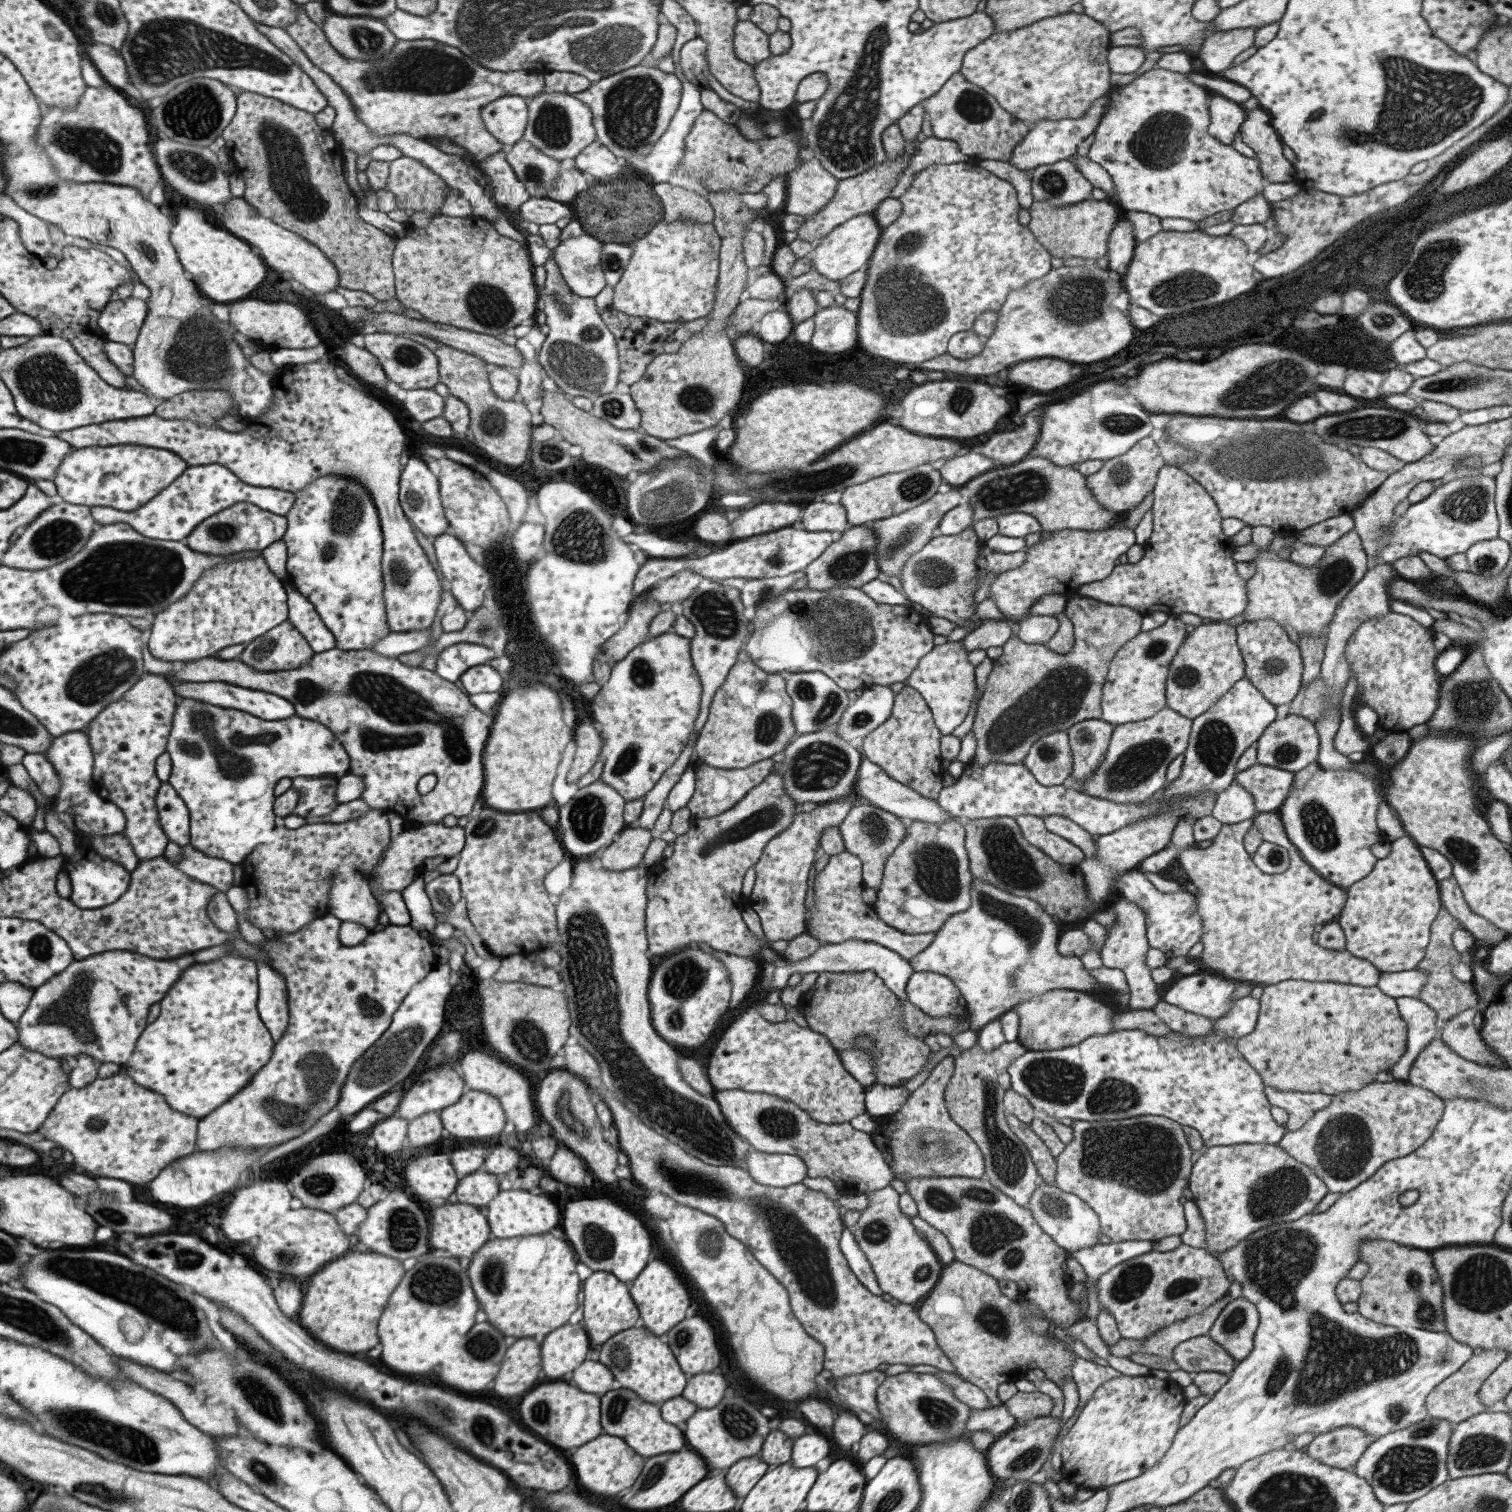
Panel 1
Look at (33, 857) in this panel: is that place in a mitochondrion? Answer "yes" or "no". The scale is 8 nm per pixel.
no

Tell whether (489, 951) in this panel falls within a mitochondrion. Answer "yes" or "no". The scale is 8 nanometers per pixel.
no

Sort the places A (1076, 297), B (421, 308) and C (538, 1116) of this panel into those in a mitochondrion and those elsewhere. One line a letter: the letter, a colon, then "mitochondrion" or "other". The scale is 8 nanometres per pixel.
A: mitochondrion
B: other
C: other

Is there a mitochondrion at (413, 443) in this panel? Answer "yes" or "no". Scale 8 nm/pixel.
no

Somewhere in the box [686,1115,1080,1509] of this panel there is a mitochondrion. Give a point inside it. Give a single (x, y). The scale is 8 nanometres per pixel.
(992, 1232)

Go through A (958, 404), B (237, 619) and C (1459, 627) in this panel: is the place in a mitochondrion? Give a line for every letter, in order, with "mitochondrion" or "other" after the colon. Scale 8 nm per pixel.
A: mitochondrion
B: other
C: other

